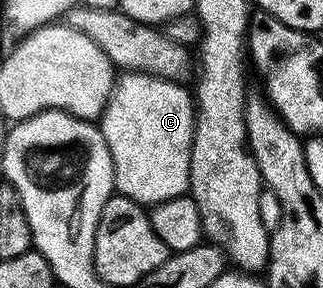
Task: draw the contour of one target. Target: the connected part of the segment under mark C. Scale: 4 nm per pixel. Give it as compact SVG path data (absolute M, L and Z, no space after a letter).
M127 72L116 81L107 109L101 115L105 144L109 144L115 165L115 189L124 198L140 204L154 204L184 197L191 184L191 142L195 138L196 104L190 89L153 74Z

